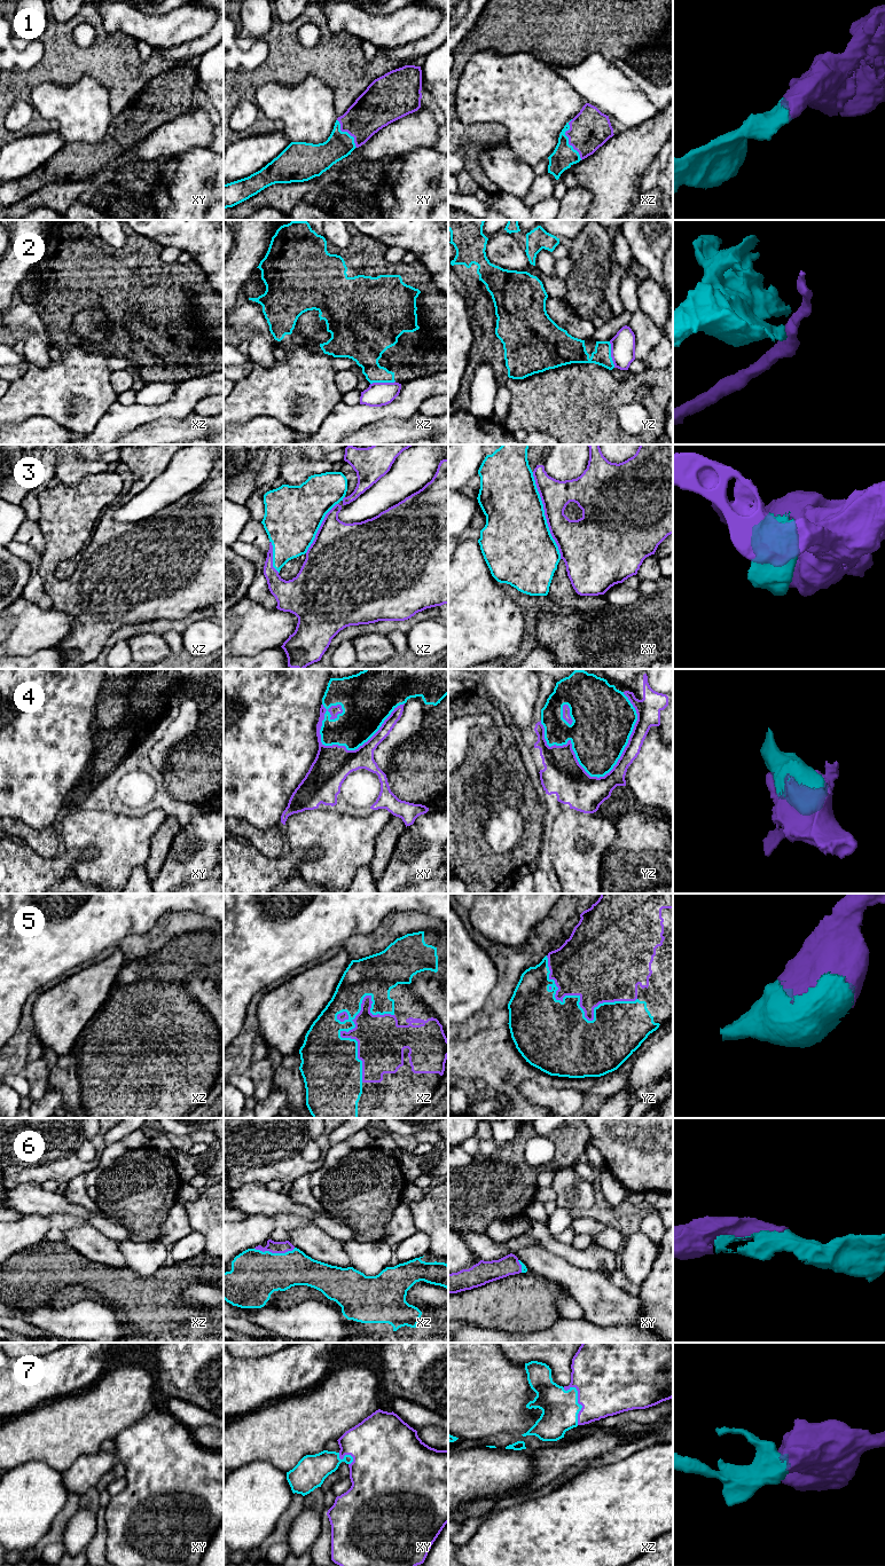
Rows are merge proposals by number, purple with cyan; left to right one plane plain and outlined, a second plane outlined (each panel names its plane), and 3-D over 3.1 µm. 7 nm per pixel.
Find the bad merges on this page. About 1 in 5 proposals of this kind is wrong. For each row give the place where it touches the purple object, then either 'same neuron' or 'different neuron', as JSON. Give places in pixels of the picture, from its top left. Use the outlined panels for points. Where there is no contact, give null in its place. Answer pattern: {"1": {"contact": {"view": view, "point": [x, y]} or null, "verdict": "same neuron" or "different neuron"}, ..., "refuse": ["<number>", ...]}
{"1": {"contact": {"view": "xz", "point": [569, 140]}, "verdict": "same neuron"}, "2": {"contact": {"view": "yz", "point": [611, 354]}, "verdict": "different neuron"}, "3": {"contact": {"view": "xy", "point": [545, 514]}, "verdict": "same neuron"}, "4": {"contact": {"view": "yz", "point": [587, 773]}, "verdict": "same neuron"}, "5": {"contact": {"view": "yz", "point": [579, 1004]}, "verdict": "same neuron"}, "6": {"contact": {"view": "xz", "point": [274, 1252]}, "verdict": "same neuron"}, "7": {"contact": {"view": "xz", "point": [578, 1400]}, "verdict": "same neuron"}, "refuse": ["2"]}

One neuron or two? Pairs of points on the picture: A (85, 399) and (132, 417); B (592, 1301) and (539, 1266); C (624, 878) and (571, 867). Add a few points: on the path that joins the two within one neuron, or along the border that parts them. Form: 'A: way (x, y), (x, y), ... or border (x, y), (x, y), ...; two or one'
A: border (117, 401), (108, 408), (93, 430); two
B: way (579, 1289), (564, 1274), (551, 1266); one
C: border (609, 848), (602, 856), (601, 881); two

